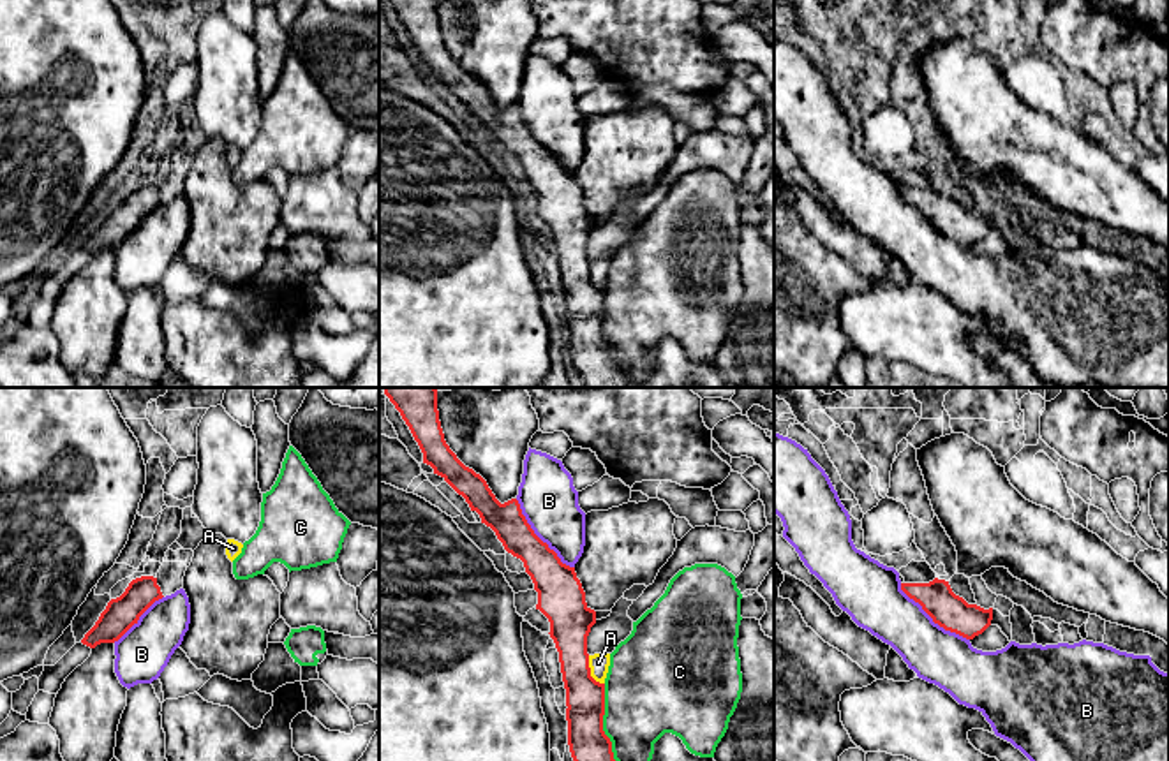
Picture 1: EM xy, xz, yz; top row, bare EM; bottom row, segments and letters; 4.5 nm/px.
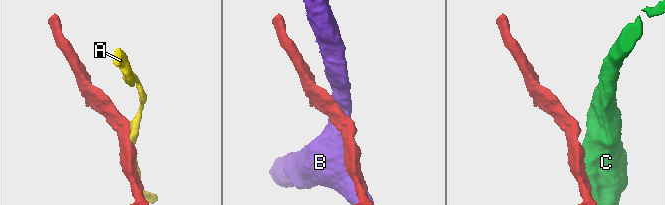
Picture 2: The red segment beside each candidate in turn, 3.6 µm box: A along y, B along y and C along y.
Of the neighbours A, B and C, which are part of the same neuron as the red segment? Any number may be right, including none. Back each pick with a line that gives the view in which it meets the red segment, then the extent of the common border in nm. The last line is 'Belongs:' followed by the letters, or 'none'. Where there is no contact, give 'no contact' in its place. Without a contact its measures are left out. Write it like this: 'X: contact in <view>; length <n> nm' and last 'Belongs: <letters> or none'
Belongs: none

